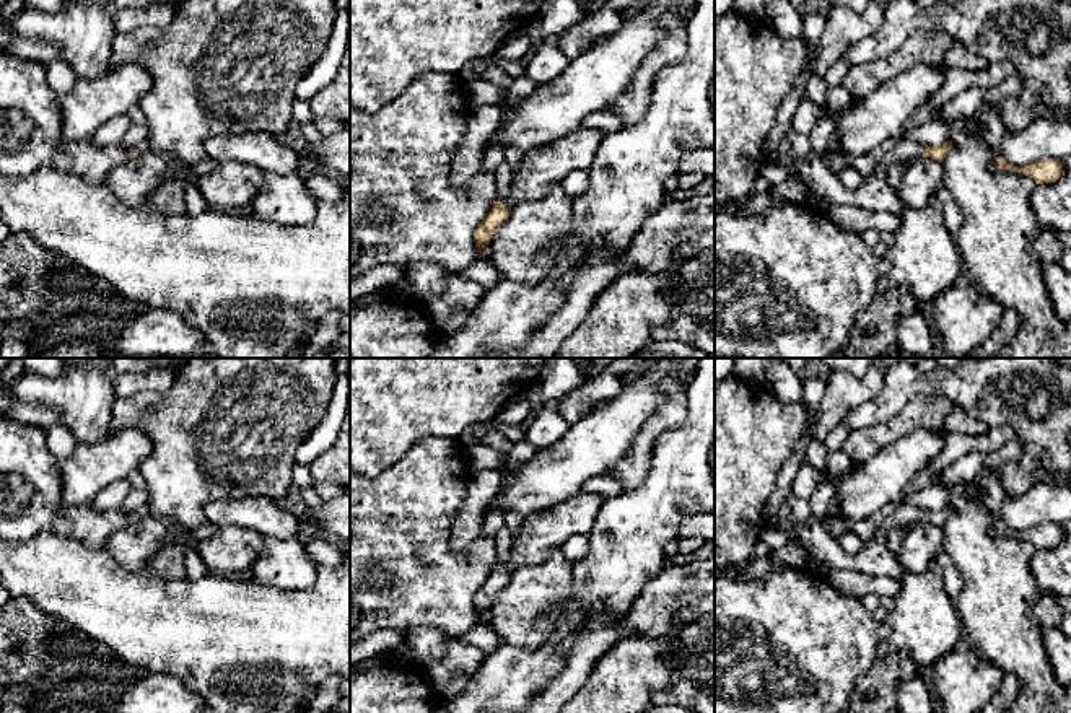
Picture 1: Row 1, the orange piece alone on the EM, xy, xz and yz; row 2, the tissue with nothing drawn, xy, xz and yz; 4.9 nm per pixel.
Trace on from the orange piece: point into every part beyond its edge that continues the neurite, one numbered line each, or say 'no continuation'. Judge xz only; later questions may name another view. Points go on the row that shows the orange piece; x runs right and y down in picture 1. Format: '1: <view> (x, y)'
1: xz (503, 176)

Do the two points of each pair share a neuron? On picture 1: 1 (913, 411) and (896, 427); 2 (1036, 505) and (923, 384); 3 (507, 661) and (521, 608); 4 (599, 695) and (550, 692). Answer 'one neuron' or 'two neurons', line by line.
1: one neuron
2: two neurons
3: two neurons
4: two neurons

